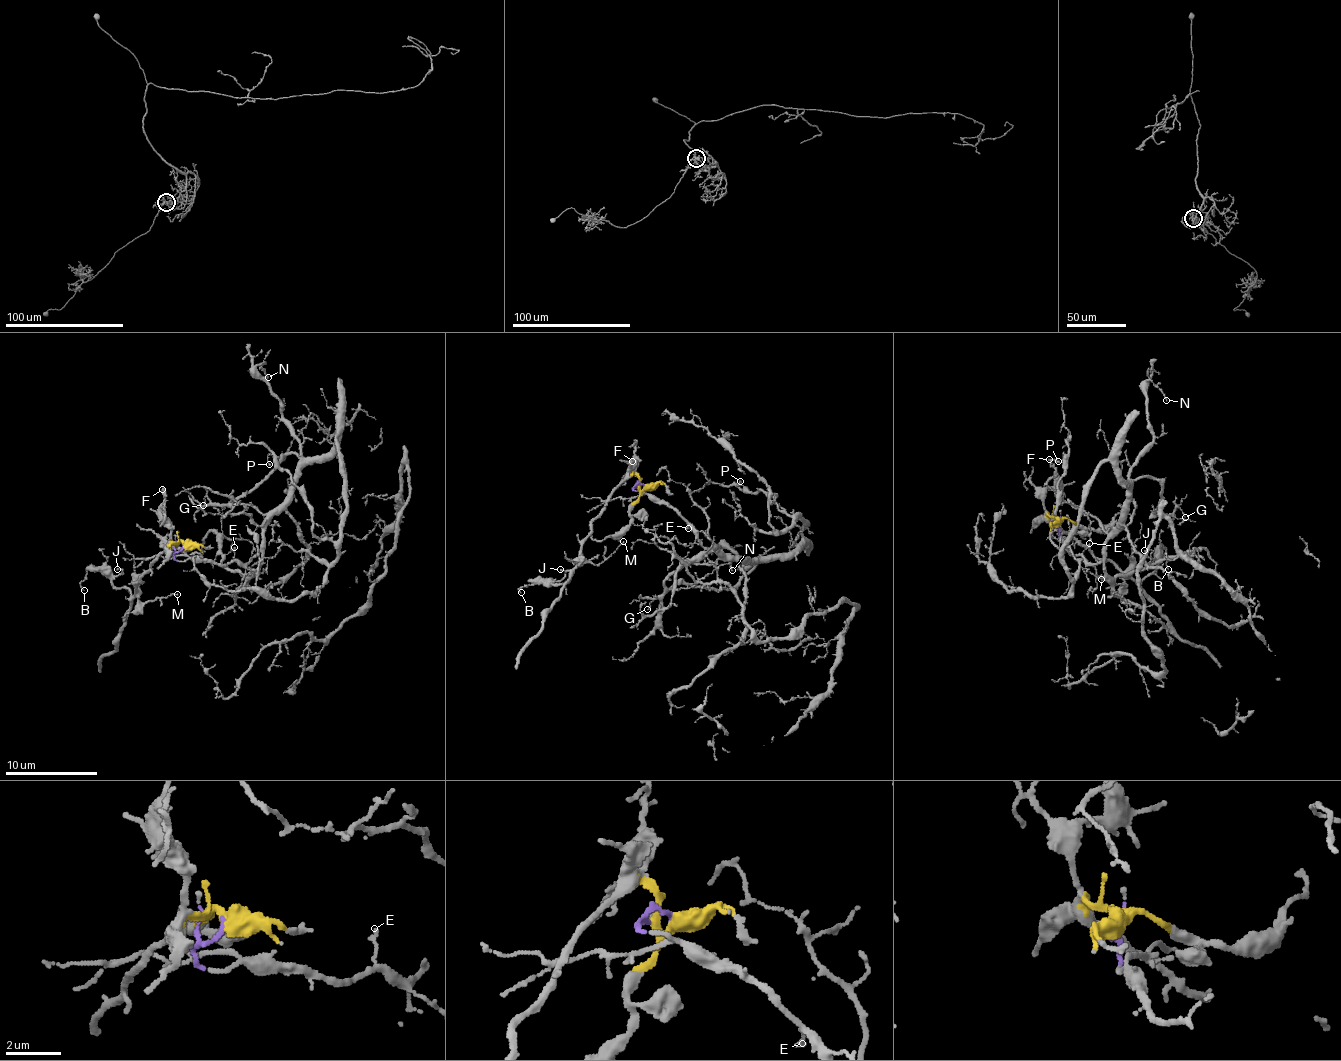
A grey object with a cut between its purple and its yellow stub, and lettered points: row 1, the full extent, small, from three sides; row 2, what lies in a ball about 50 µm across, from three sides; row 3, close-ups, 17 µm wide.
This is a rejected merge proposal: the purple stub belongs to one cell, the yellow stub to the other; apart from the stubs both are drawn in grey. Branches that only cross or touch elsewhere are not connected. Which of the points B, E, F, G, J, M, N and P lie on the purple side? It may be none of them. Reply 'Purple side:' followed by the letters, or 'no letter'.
Purple side: E, G, N, P

